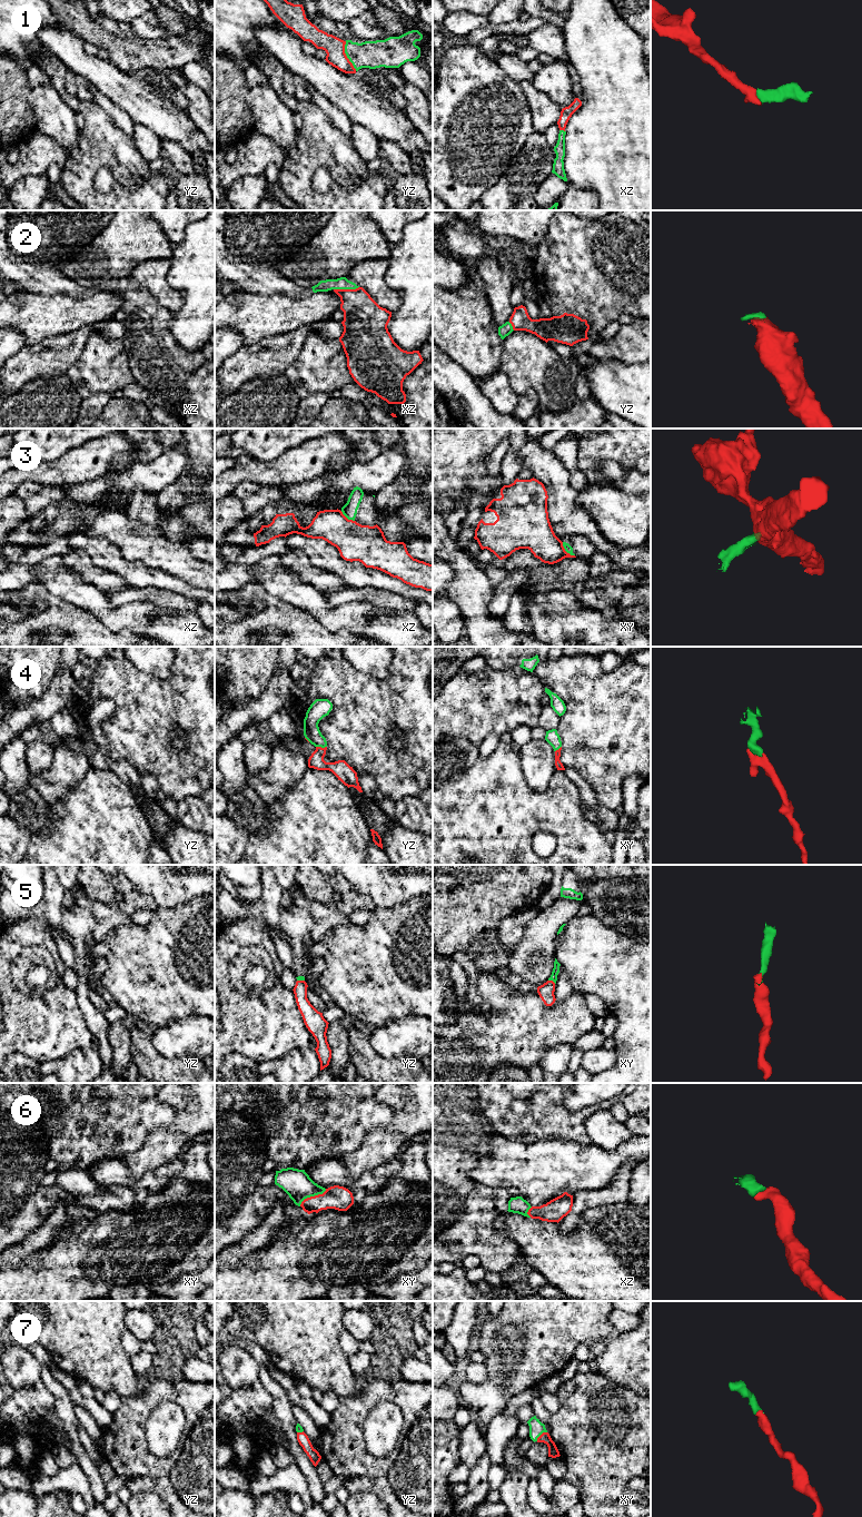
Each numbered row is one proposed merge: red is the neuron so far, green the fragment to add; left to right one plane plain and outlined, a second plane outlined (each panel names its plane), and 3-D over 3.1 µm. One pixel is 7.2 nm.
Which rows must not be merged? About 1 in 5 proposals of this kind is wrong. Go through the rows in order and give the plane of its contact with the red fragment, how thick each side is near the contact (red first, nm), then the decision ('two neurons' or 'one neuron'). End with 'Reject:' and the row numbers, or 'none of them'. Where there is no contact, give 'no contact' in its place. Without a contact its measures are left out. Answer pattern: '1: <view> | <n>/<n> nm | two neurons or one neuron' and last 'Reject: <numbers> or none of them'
1: yz | 140/200 nm | one neuron
2: xz | 300/90 nm | one neuron
3: xy | 240/60 nm | two neurons
4: yz | 120/120 nm | one neuron
5: xy | 110/50 nm | one neuron
6: xy | 170/200 nm | one neuron
7: xy | 80/110 nm | one neuron
Reject: 3

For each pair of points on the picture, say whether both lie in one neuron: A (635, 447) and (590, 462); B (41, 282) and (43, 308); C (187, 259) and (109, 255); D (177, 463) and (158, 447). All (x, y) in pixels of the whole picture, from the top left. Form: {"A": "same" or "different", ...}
{"A": "same", "B": "different", "C": "different", "D": "different"}

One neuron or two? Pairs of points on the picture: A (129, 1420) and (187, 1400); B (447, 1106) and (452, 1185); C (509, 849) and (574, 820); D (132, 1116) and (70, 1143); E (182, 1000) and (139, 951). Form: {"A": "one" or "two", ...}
{"A": "one", "B": "one", "C": "one", "D": "one", "E": "one"}

